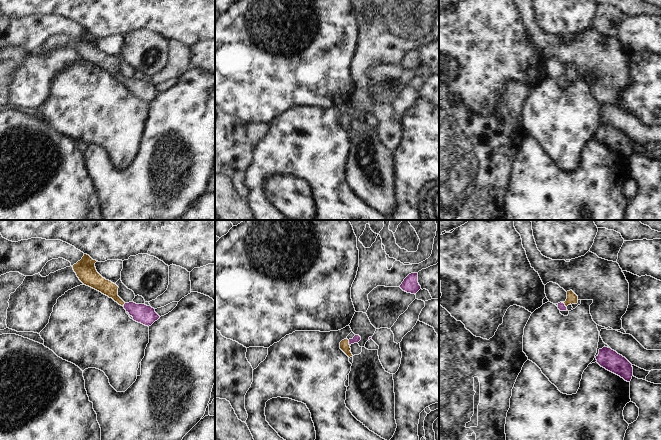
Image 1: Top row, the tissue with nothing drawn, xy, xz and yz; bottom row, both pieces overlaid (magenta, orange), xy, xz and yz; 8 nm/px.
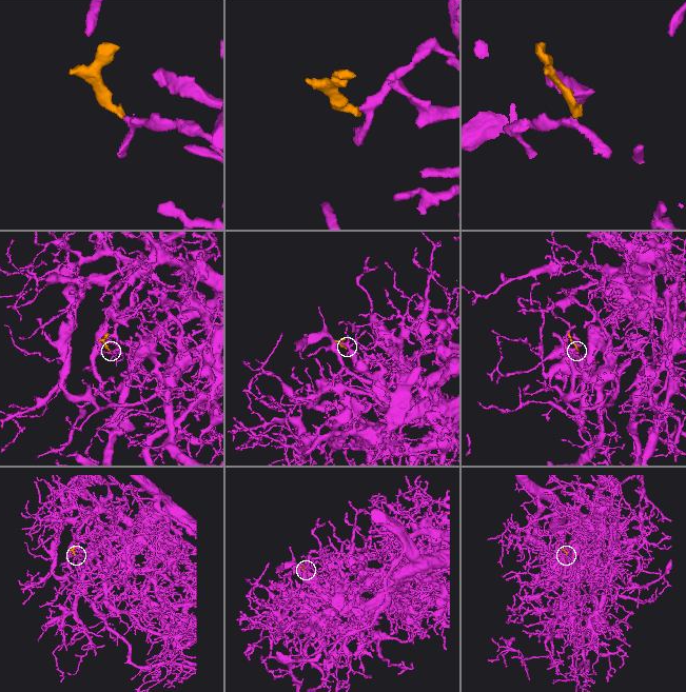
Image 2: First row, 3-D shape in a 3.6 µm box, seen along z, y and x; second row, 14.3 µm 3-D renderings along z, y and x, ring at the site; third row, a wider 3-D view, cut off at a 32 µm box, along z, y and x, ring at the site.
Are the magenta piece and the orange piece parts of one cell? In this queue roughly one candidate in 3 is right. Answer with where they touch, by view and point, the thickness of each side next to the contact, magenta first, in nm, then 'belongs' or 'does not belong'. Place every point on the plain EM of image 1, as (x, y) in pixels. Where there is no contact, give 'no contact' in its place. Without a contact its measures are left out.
meets magenta in yz at (564, 80); 60 nm thick on the magenta side, 90 nm on the other; belongs

